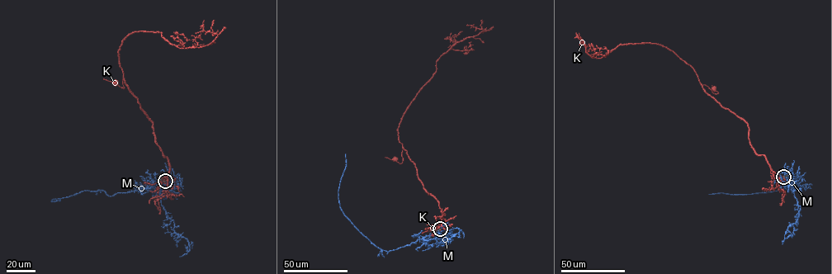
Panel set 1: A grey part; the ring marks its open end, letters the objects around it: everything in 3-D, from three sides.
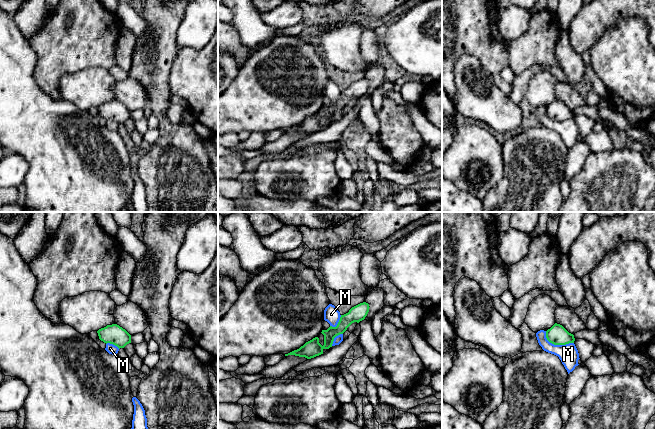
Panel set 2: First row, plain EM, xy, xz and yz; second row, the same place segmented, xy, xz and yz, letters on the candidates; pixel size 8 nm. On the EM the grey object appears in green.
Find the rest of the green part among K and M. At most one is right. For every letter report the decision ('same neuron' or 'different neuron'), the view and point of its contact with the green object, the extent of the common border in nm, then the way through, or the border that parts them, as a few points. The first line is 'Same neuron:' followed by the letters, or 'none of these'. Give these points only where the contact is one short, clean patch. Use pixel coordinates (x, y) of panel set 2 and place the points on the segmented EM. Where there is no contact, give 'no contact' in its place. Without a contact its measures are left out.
Same neuron: none of these
K: different neuron; no contact
M: different neuron; meets green in yz at (556, 344); contact 260 nm long; border along yz (545, 331), (545, 337), (553, 344), (573, 343)

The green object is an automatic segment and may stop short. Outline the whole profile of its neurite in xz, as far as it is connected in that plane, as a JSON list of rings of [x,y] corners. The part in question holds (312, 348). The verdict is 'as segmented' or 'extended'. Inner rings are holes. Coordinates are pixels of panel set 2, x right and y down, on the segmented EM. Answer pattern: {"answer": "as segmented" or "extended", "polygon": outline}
{"answer": "as segmented", "polygon": [[[360,303],[352,307],[348,313],[341,315],[336,327],[330,326],[327,330],[322,330],[321,333],[324,335],[323,346],[319,343],[319,338],[315,337],[312,340],[306,342],[299,349],[285,354],[285,356],[295,355],[311,359],[323,354],[324,349],[329,349],[332,347],[334,338],[336,336],[343,334],[352,323],[359,323],[360,321],[364,320],[369,312],[369,308],[370,307],[368,303]]]}

